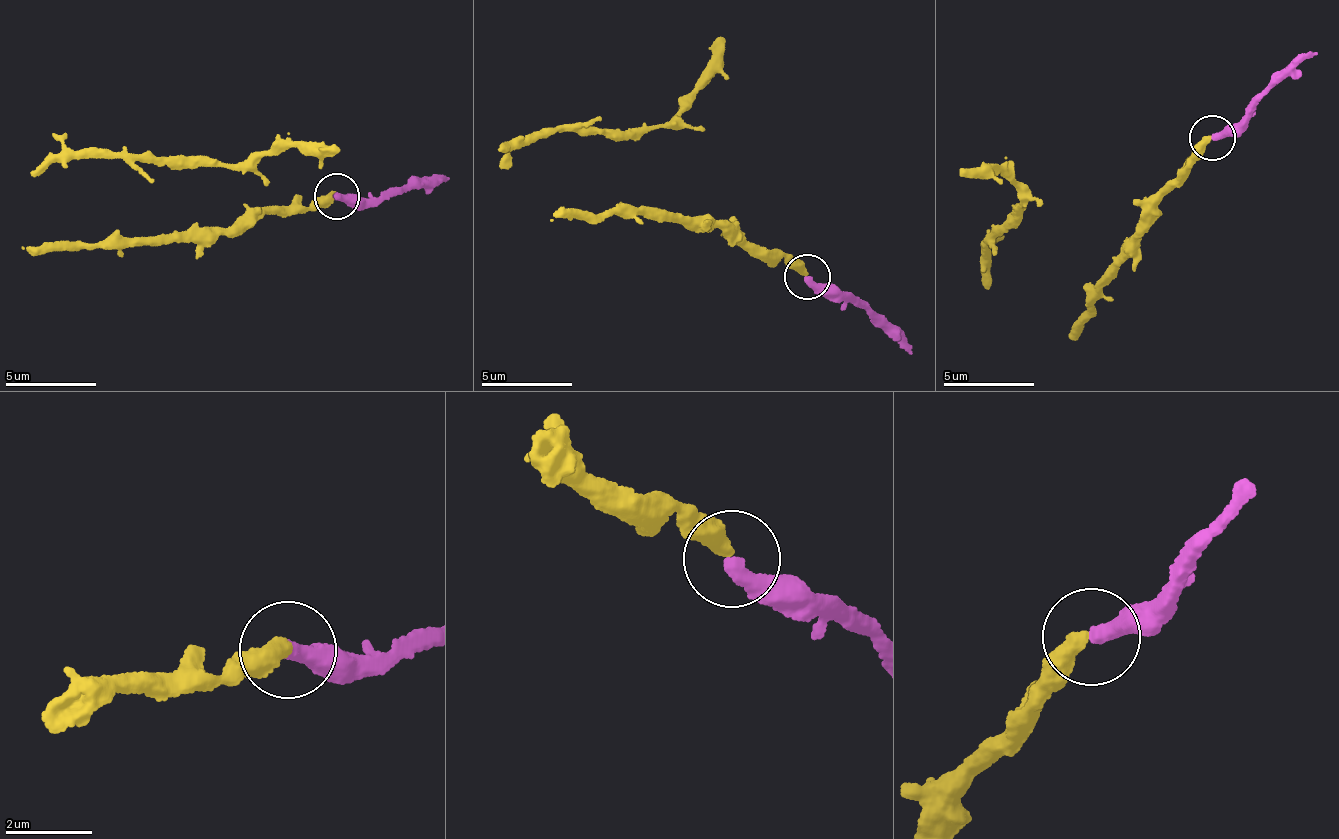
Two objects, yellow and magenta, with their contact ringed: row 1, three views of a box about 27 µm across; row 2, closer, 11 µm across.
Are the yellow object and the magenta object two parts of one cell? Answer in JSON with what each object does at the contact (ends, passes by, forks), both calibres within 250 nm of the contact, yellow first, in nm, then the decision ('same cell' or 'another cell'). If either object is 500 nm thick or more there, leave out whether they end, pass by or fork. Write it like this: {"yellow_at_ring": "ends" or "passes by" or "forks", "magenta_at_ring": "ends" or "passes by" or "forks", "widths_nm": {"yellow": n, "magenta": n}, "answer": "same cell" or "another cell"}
{"yellow_at_ring": "ends", "magenta_at_ring": "ends", "widths_nm": {"yellow": 360, "magenta": 380}, "answer": "same cell"}

